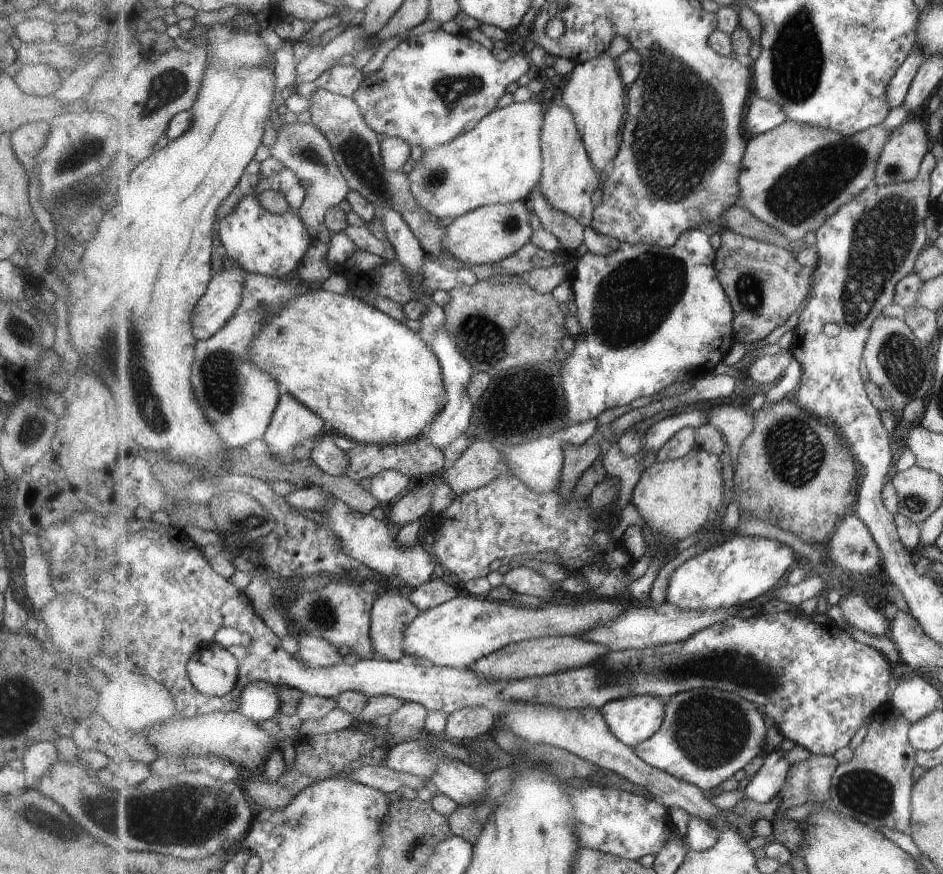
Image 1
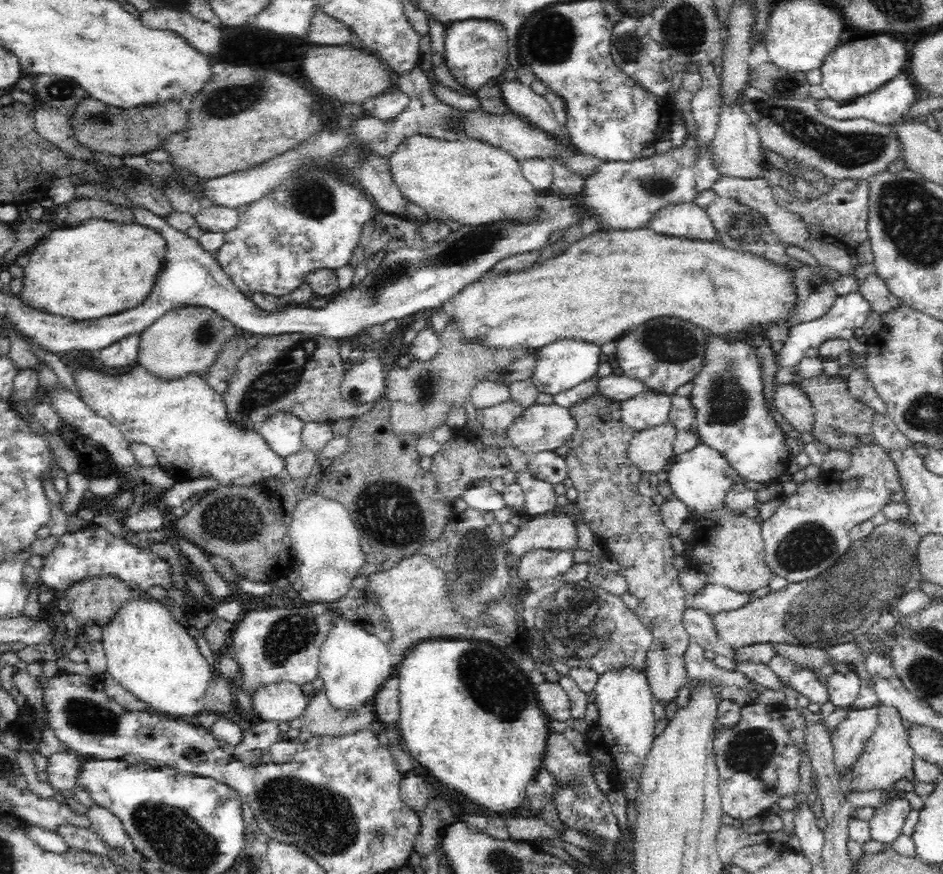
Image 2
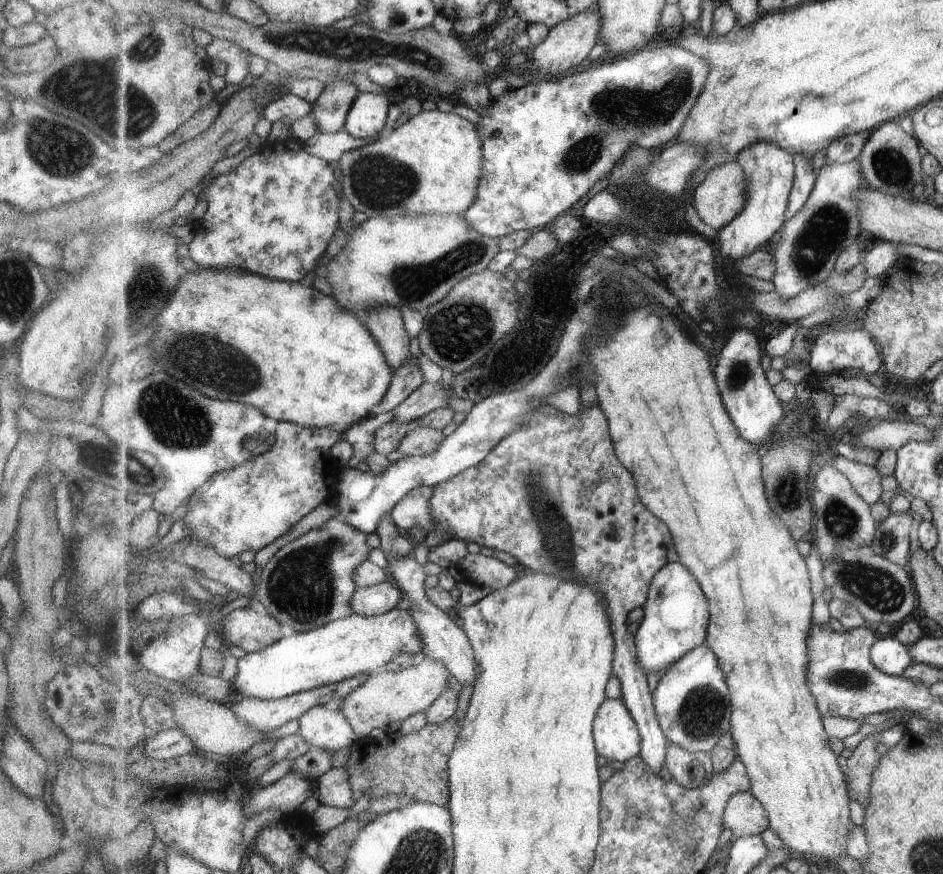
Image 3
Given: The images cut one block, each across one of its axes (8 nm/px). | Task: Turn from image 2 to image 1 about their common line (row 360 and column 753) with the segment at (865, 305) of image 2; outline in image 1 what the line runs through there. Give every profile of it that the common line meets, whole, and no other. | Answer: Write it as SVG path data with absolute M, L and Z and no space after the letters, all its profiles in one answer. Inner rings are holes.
M776 748L766 755L765 764L759 773L745 785L742 790L745 798L757 804L769 804L783 790L791 766L787 752Z

